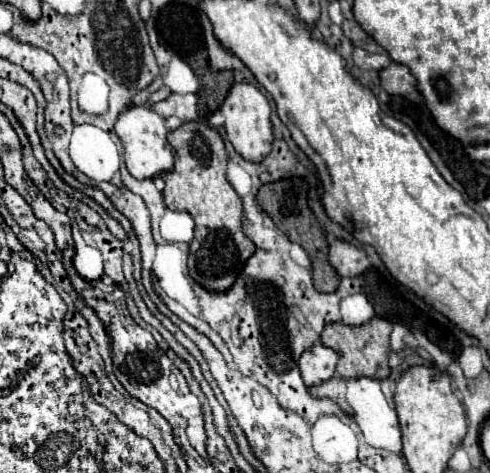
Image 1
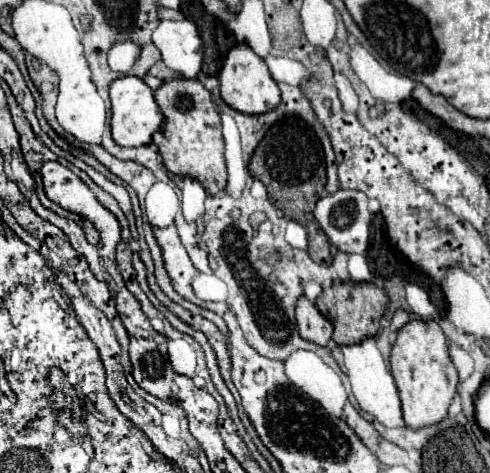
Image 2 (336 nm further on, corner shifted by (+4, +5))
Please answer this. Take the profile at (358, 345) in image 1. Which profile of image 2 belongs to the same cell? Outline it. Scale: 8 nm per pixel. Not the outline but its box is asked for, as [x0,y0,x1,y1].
[316,282,388,346]

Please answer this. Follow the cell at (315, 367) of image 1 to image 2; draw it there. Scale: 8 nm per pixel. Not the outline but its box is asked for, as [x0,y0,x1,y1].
[296,296,332,346]

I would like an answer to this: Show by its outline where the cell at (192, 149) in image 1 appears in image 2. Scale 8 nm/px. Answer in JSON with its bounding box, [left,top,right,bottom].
[154,78,226,194]

